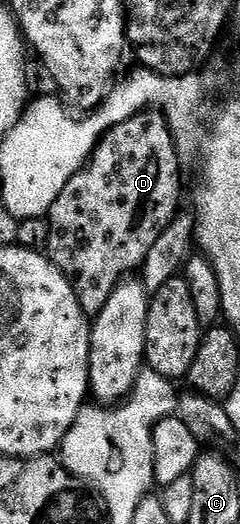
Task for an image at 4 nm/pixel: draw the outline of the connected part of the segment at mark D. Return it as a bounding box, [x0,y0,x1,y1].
[45,109,183,317]

